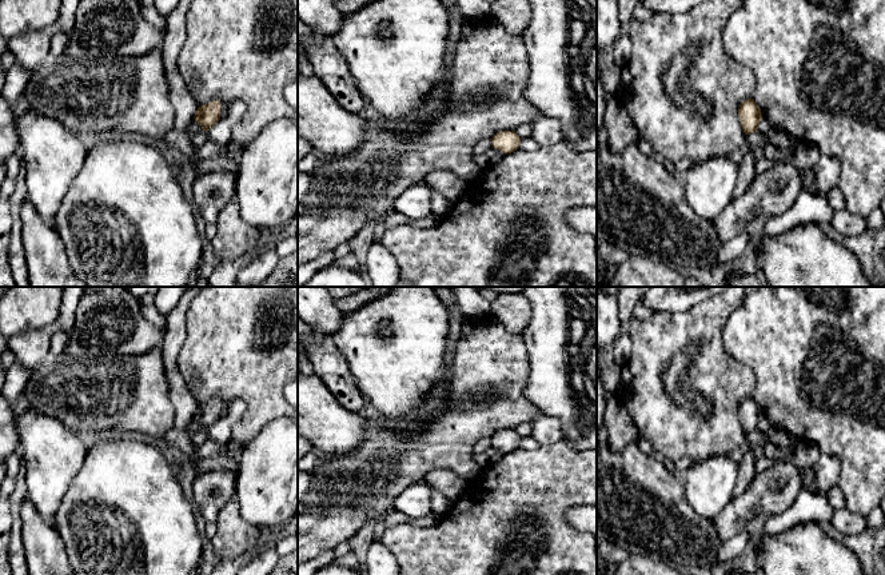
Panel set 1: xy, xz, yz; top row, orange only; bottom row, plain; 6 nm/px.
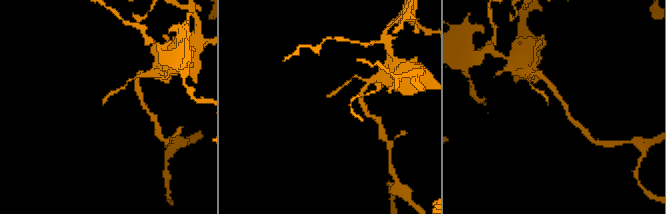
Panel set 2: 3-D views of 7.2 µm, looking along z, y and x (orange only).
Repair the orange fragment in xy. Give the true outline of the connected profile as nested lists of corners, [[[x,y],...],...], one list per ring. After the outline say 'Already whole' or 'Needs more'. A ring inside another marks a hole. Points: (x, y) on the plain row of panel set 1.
[[[214,399],[204,404],[200,404],[194,415],[198,423],[202,424],[202,430],[208,430],[214,423],[220,419],[222,402]]]. Already whole

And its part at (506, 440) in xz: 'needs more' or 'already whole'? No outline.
already whole

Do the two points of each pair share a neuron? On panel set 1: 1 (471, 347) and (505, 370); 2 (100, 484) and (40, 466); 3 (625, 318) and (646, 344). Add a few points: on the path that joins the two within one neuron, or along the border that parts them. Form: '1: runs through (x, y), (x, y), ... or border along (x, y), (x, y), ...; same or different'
1: runs through (479, 355), (497, 370); same
2: border along (88, 450), (83, 467), (74, 478), (59, 504); different
3: border along (632, 319), (625, 328); different

